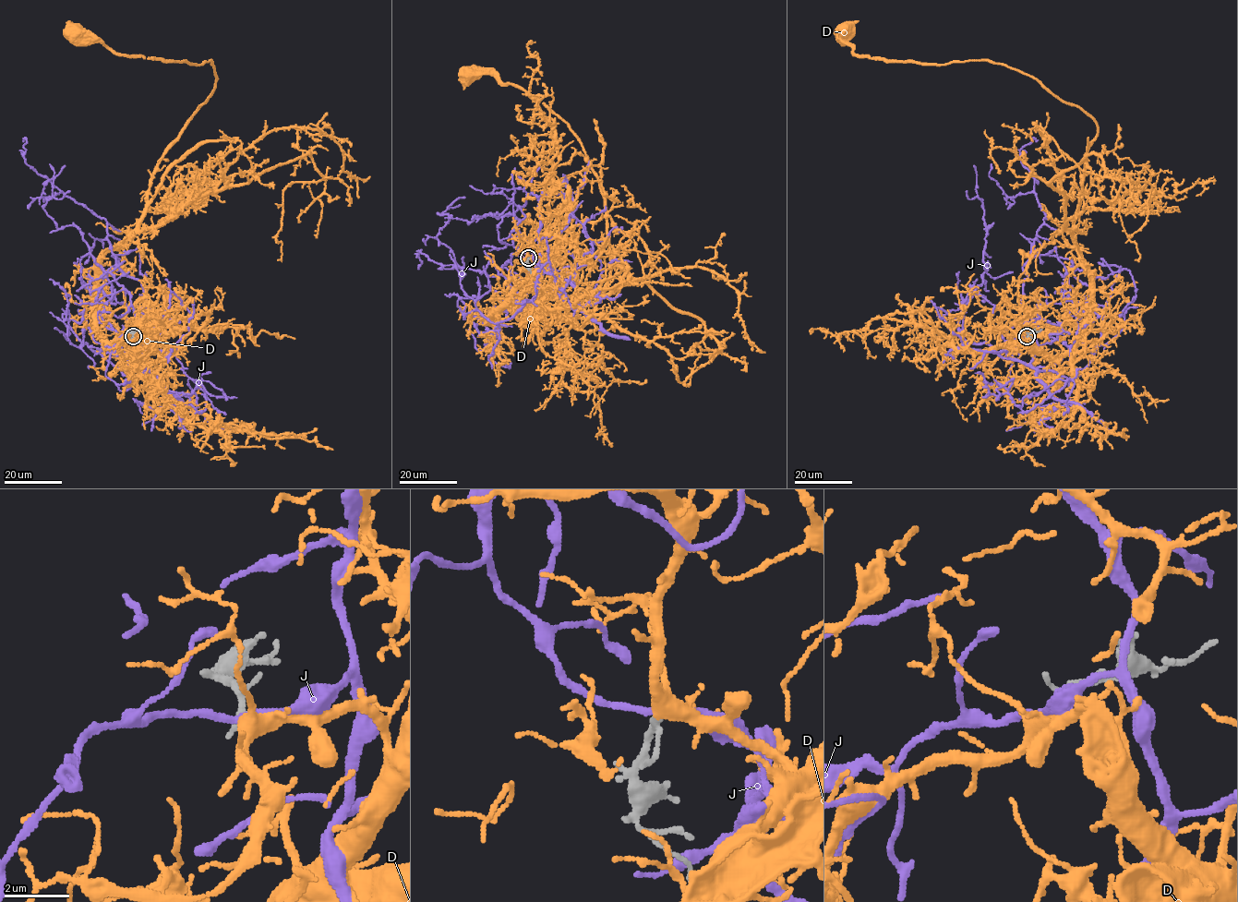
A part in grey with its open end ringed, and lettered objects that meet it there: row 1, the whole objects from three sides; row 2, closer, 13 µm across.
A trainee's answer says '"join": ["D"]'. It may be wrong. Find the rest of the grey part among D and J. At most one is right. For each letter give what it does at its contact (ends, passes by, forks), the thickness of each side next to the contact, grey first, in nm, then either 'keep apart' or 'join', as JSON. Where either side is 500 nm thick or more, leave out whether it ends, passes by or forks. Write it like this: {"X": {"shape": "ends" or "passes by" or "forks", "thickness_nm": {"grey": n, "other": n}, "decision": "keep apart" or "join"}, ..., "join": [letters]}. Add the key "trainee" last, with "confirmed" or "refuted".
{"D": {"shape": "forks", "thickness_nm": {"grey": 140, "other": 360}, "decision": "join"}, "J": {"shape": "passes by", "thickness_nm": {"grey": 140, "other": 200}, "decision": "keep apart"}, "join": ["D"], "trainee": "confirmed"}

